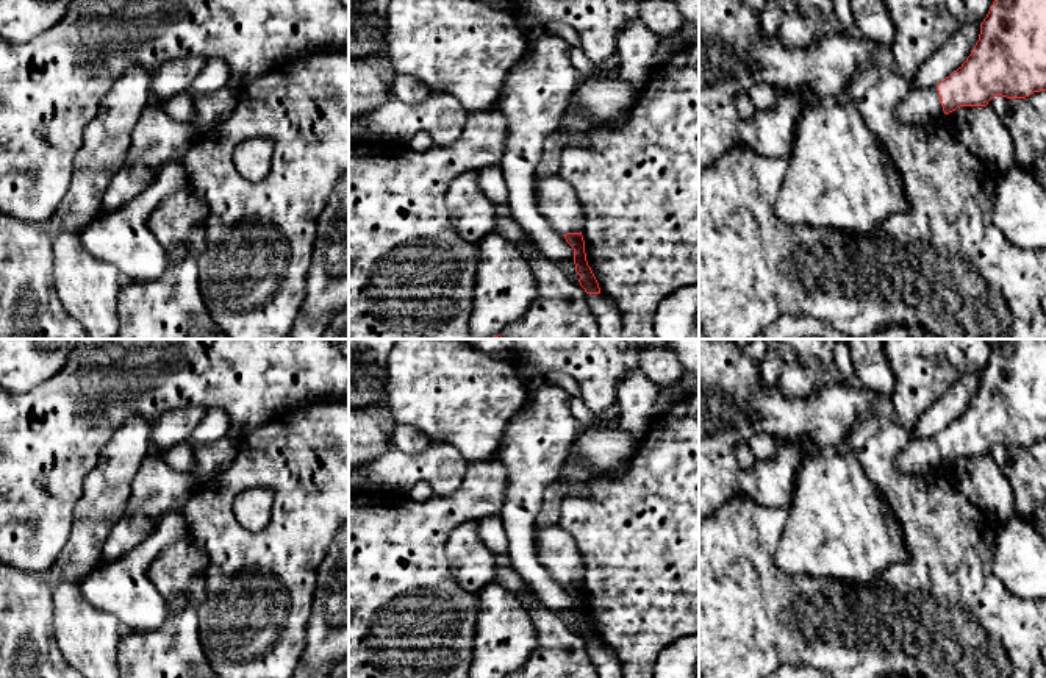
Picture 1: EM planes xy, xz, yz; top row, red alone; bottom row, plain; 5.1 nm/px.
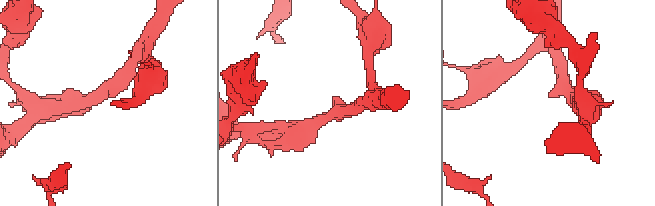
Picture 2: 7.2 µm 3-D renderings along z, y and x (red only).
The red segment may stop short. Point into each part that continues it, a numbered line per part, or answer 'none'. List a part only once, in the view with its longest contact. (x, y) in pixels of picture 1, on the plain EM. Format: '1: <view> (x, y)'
1: yz (921, 456)

